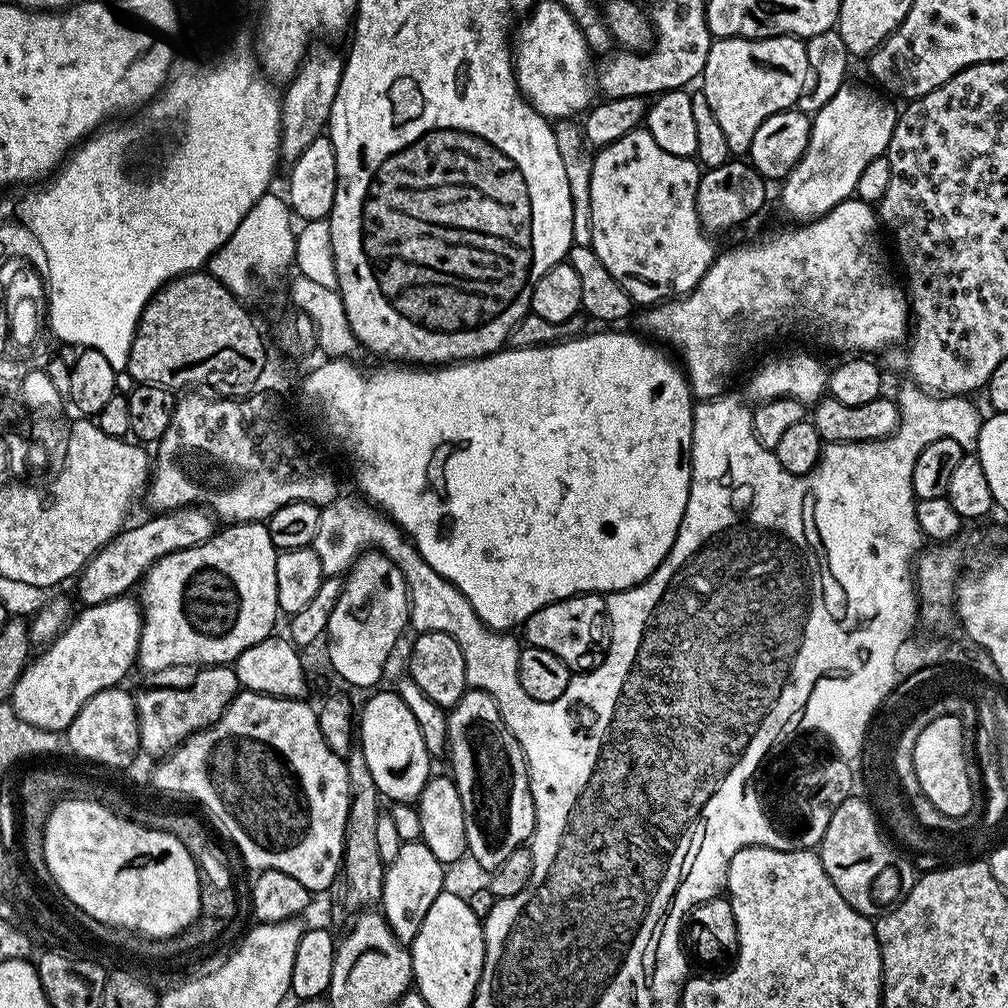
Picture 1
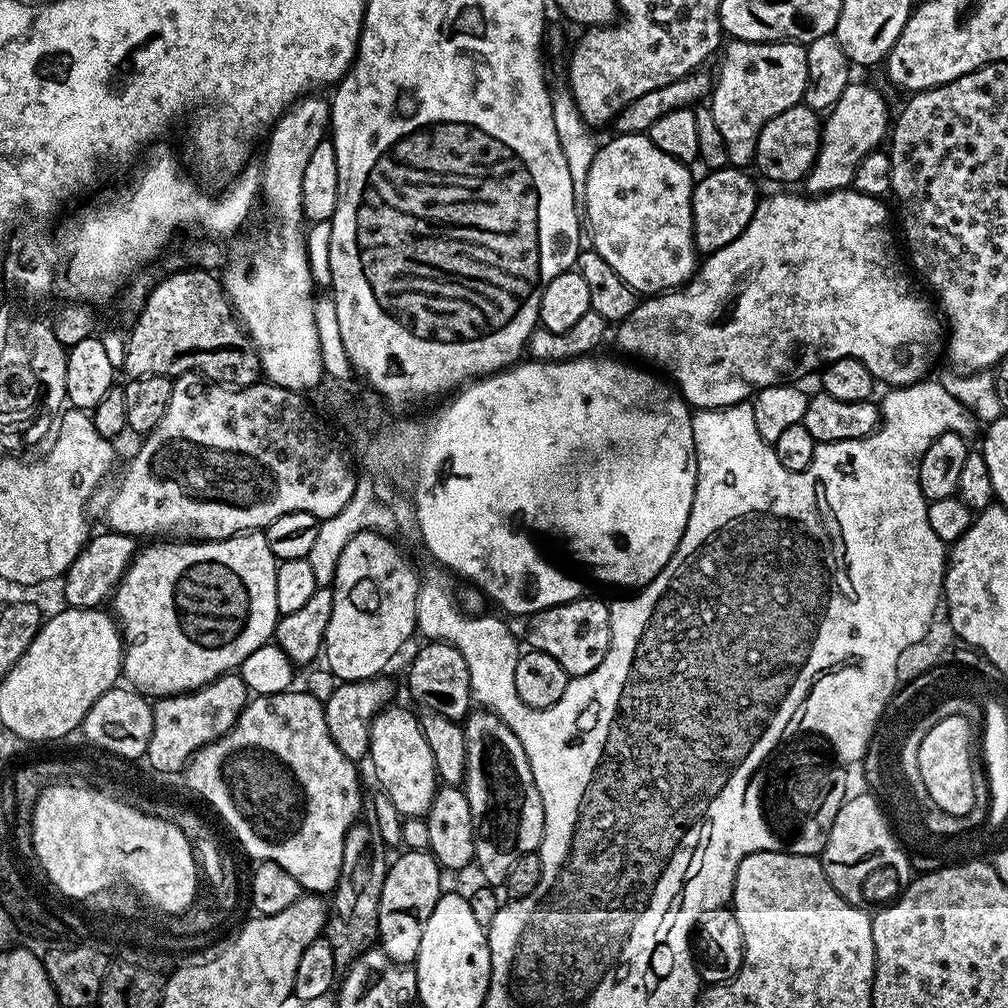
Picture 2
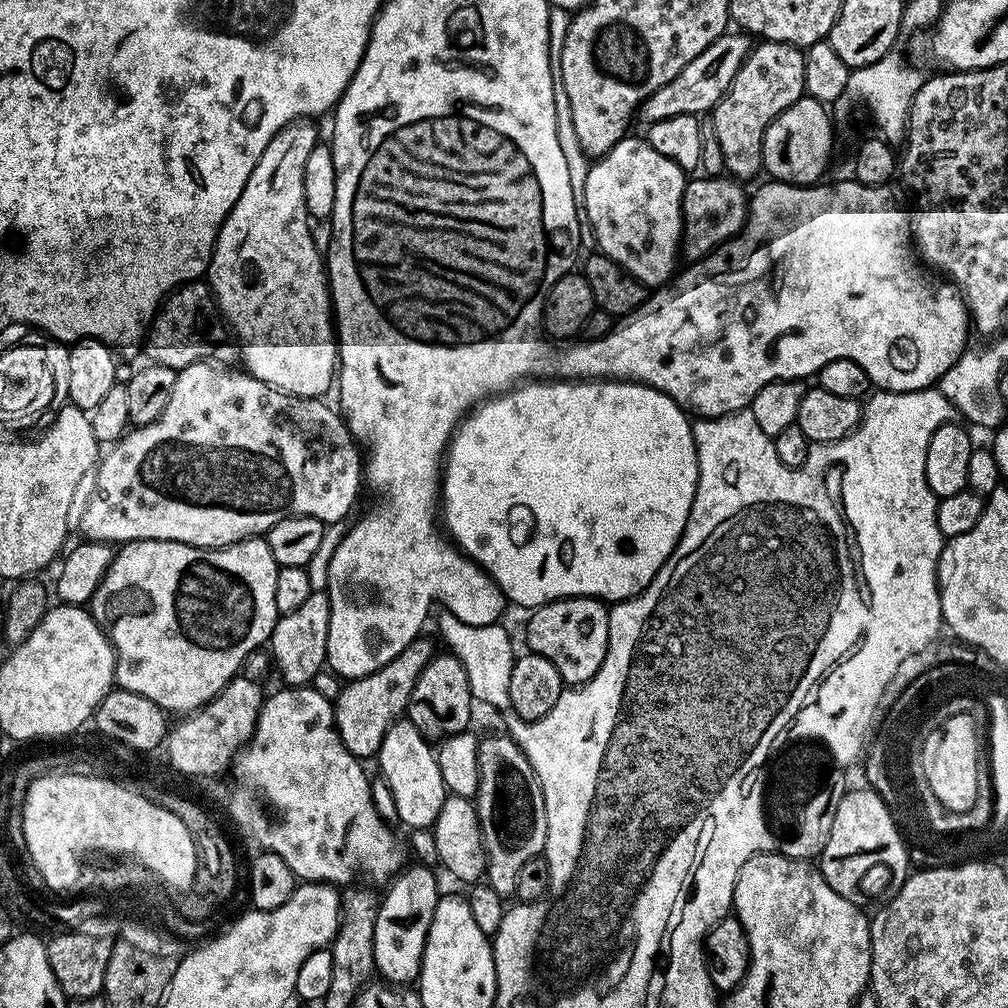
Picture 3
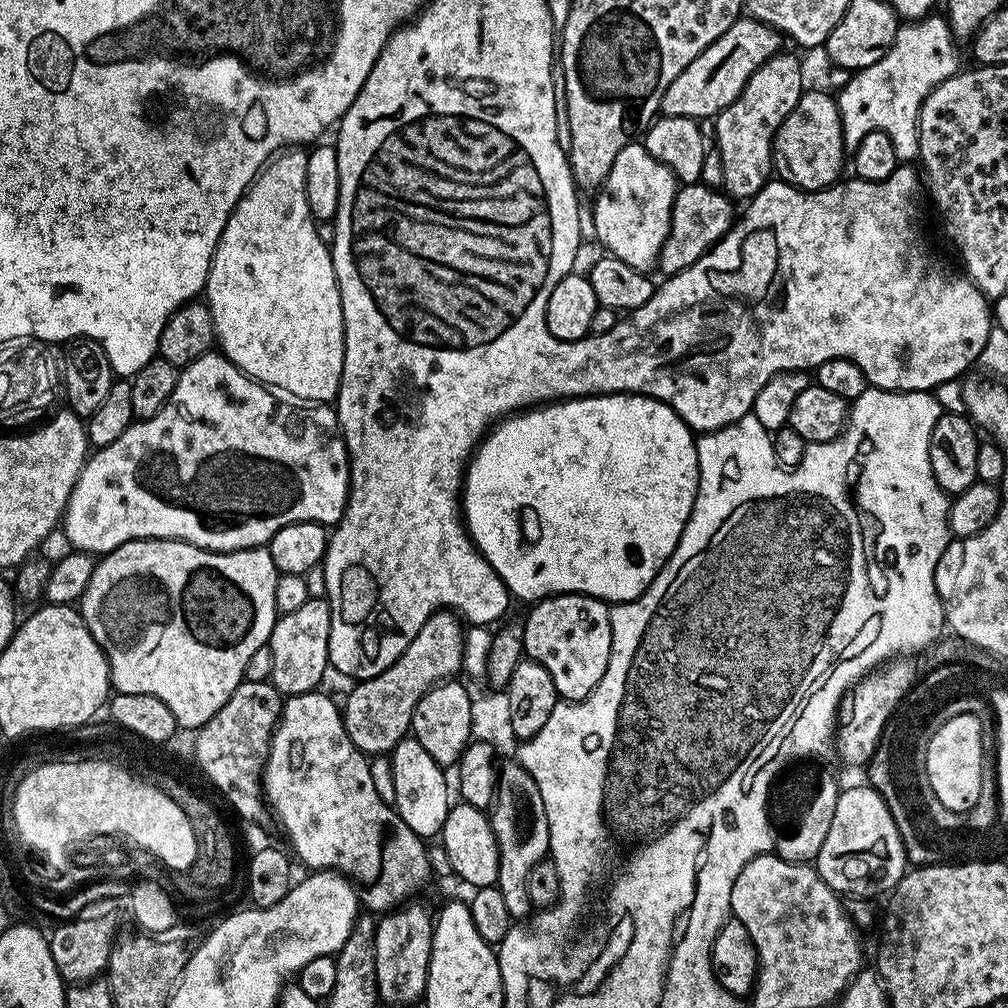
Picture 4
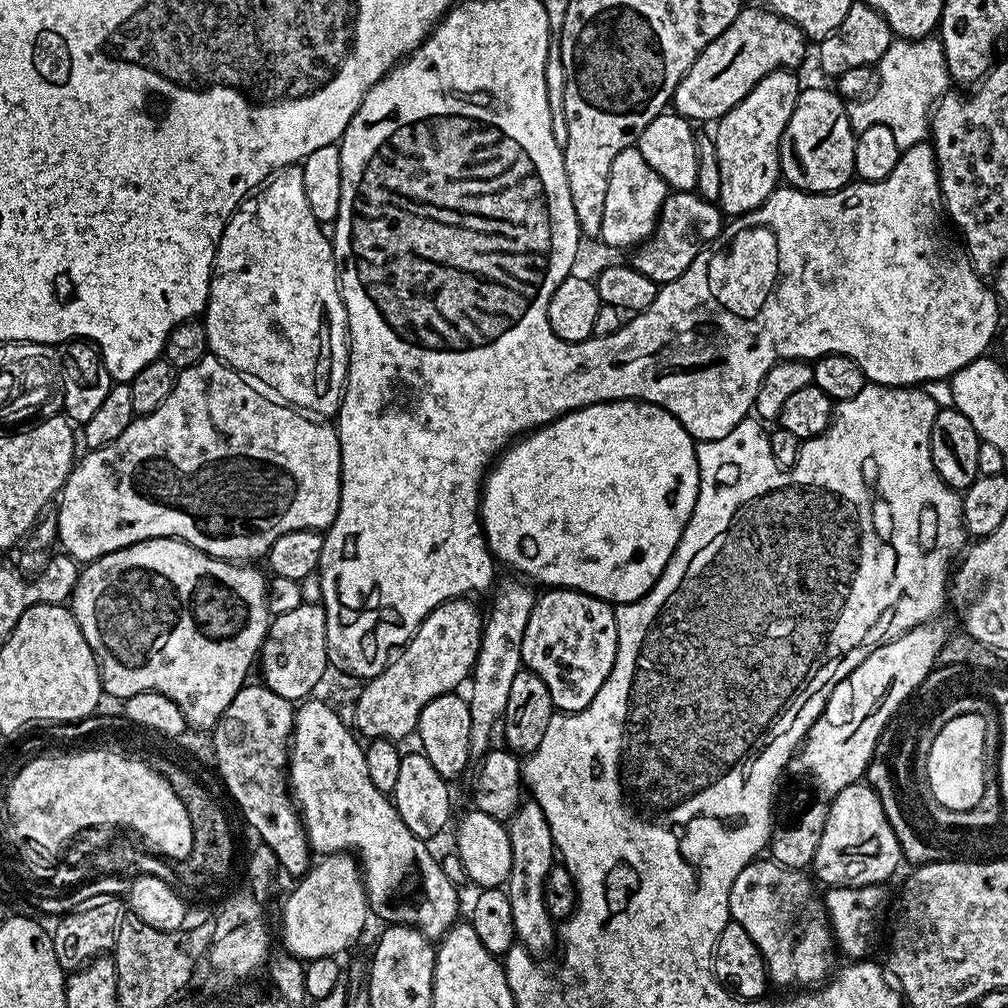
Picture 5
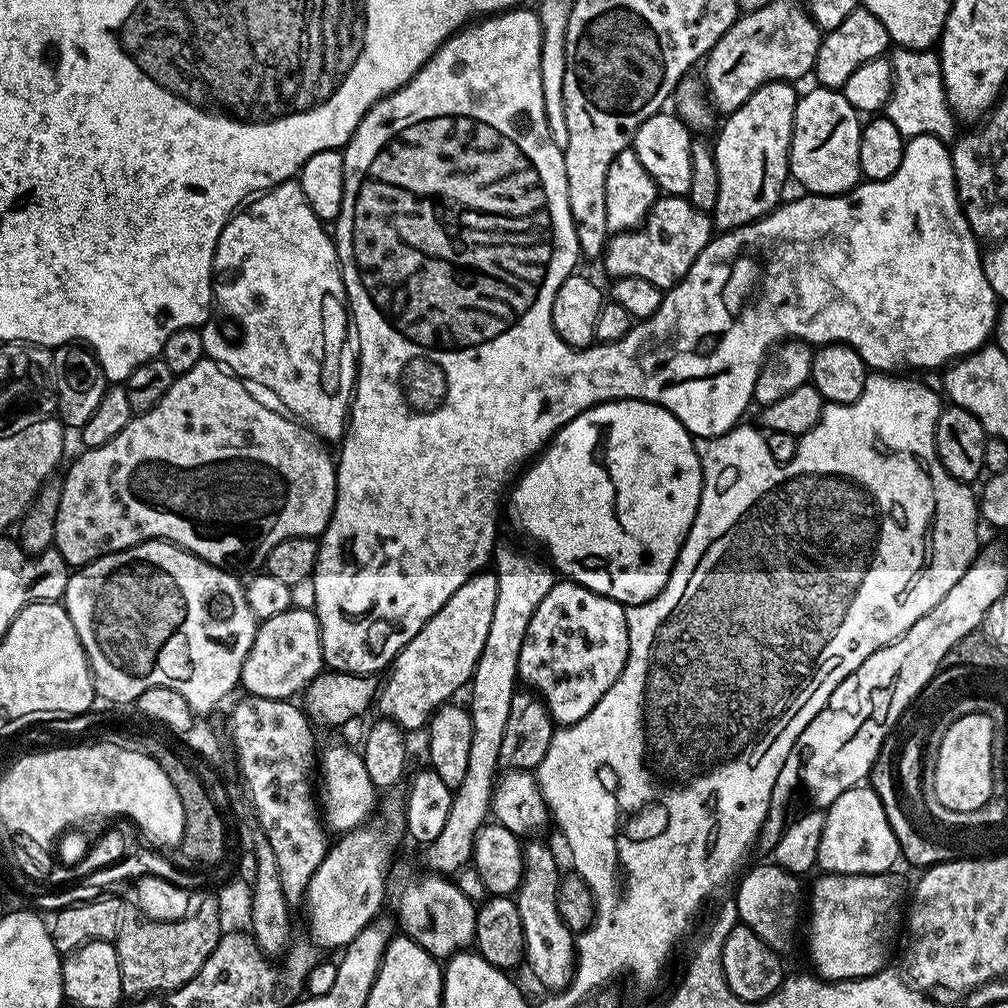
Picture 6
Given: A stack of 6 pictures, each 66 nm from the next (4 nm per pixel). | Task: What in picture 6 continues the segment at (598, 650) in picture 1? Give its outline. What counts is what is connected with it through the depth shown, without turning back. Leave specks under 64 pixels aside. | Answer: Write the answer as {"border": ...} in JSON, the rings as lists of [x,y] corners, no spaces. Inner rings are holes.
{"border":[[[557,582],[538,602],[522,642],[522,654],[518,654],[518,676],[544,701],[557,725],[576,724],[586,718],[602,694],[618,682],[630,650],[624,609],[617,600],[571,582]]]}

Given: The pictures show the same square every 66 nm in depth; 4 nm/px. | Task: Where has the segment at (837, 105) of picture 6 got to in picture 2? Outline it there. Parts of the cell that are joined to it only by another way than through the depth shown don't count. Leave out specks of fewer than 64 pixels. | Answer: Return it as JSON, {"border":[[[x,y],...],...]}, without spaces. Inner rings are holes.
{"border":[[[803,102],[795,104],[790,110],[782,110],[778,118],[770,118],[770,122],[762,126],[756,147],[755,167],[760,167],[766,179],[781,180],[784,186],[792,186],[795,180],[803,181],[820,152],[821,127],[818,112]]]}

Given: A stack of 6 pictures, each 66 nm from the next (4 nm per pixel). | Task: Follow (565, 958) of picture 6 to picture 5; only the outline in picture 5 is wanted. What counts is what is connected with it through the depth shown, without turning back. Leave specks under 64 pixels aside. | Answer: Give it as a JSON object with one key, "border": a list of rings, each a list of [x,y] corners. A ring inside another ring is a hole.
{"border":[[[528,798],[517,808],[511,820],[506,824],[510,834],[510,878],[506,885],[506,891],[510,898],[510,910],[514,914],[514,930],[516,939],[524,949],[537,958],[544,958],[548,951],[555,949],[558,944],[558,924],[546,910],[546,898],[544,897],[544,887],[546,878],[550,874],[554,861],[558,853],[556,843],[550,834],[550,822],[546,822],[546,814],[542,806],[538,806],[535,798]]]}

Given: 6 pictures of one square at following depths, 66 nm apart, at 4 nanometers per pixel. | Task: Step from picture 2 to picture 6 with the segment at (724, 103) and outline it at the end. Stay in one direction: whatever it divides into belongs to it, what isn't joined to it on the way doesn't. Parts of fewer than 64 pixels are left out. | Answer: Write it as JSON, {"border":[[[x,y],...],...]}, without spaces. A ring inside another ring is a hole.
{"border":[[[788,82],[764,84],[738,110],[727,113],[723,117],[724,125],[720,133],[714,139],[714,151],[716,153],[716,165],[718,166],[718,202],[714,213],[714,224],[717,229],[727,230],[741,228],[743,224],[749,224],[760,220],[767,212],[781,203],[780,191],[784,183],[789,183],[788,151],[792,141],[792,123],[794,122],[794,110],[798,92]]]}

